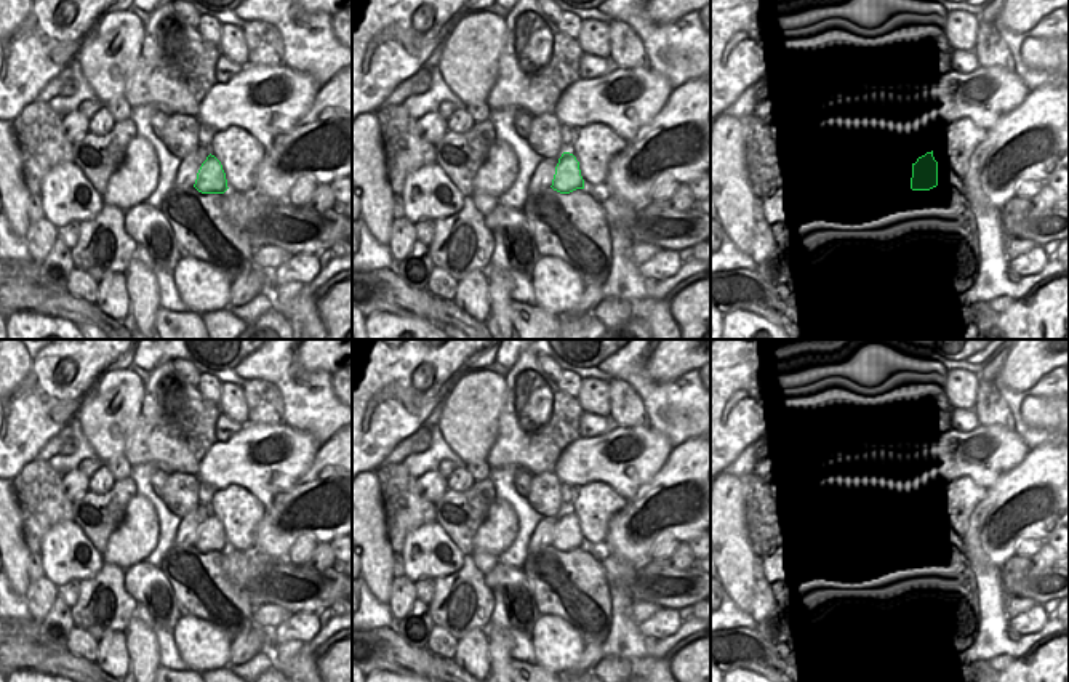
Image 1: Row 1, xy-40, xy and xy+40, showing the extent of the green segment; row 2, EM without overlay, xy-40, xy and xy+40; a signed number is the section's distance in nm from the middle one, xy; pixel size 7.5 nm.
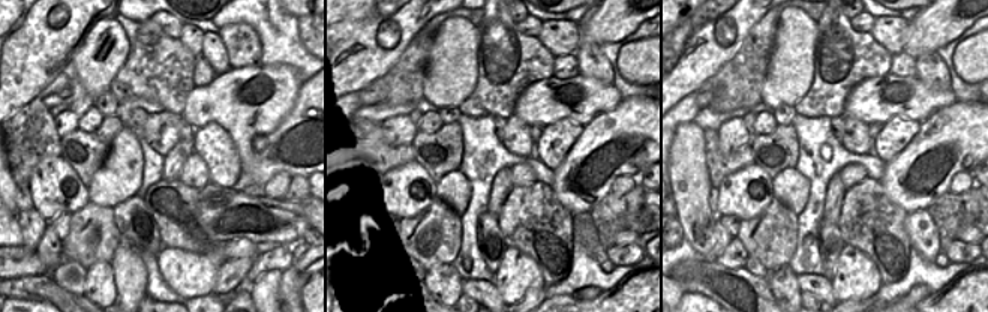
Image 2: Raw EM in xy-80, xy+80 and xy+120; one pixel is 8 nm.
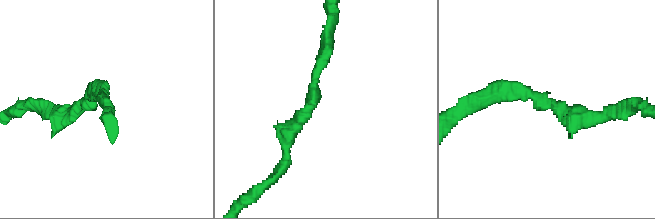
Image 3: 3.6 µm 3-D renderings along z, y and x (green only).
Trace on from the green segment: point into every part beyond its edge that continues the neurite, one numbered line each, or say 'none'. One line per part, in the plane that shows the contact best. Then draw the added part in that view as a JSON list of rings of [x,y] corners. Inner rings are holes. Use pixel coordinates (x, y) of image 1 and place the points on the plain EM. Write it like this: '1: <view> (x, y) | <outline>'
none

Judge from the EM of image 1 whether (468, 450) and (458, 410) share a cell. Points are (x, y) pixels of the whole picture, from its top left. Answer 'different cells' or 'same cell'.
same cell

